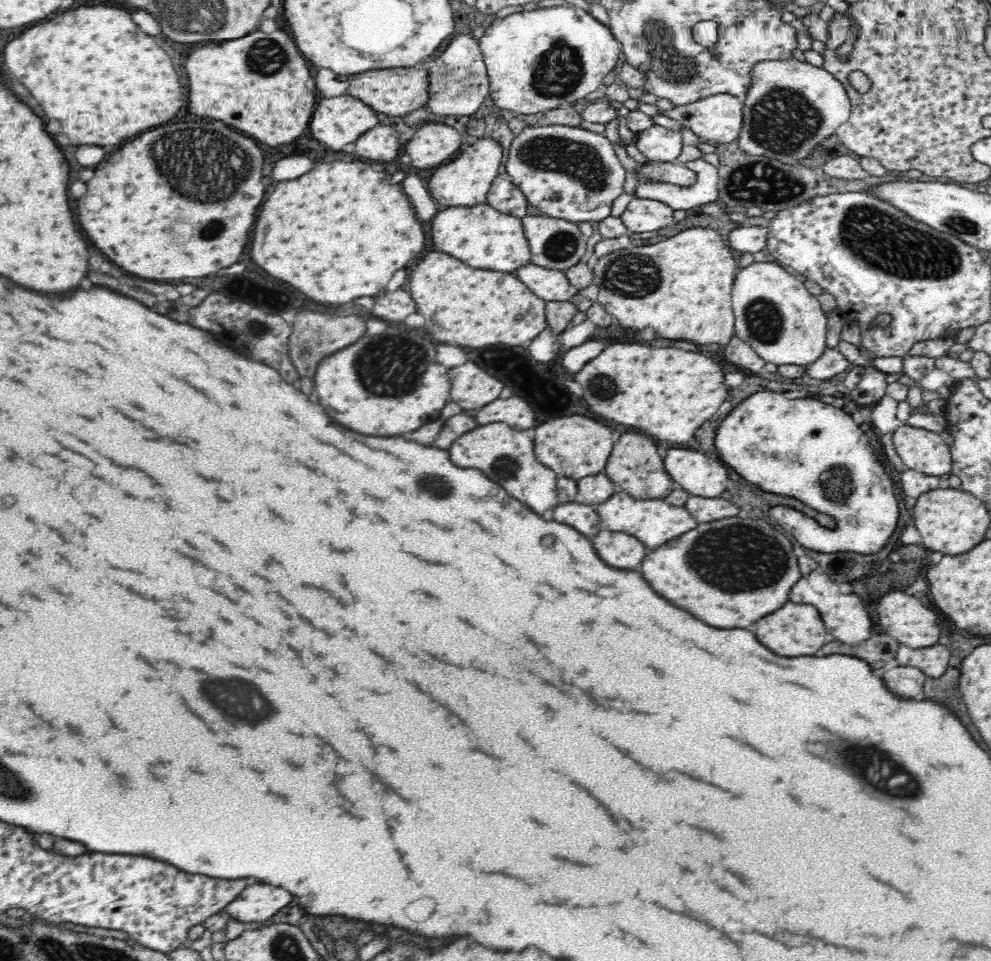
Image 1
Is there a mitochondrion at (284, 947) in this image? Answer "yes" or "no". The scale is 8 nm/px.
yes

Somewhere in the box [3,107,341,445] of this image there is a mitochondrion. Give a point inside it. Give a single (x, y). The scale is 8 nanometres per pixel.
(207, 165)

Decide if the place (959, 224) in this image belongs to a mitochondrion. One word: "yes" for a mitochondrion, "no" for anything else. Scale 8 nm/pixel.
yes

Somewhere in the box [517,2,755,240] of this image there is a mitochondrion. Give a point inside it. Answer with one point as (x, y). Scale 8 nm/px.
(673, 66)

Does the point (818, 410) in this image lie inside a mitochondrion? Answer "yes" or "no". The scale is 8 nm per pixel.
no

